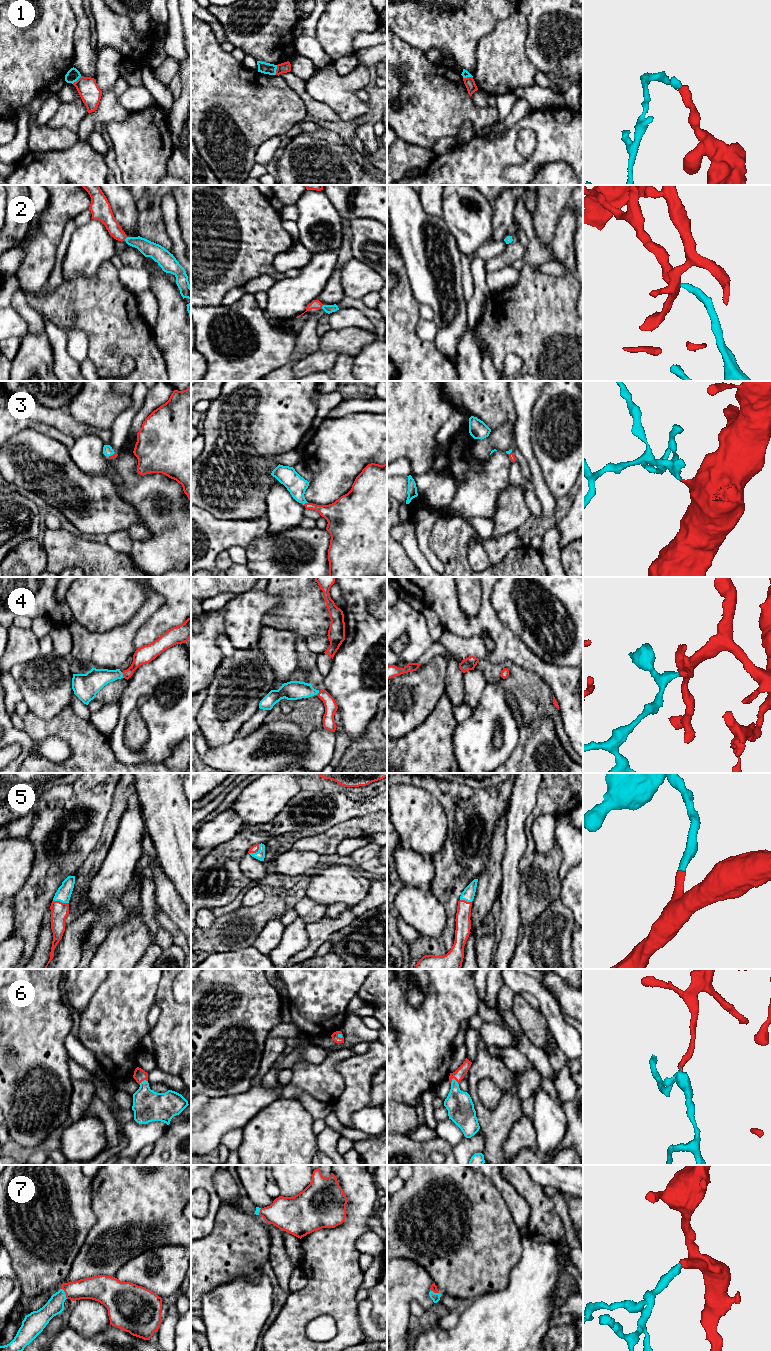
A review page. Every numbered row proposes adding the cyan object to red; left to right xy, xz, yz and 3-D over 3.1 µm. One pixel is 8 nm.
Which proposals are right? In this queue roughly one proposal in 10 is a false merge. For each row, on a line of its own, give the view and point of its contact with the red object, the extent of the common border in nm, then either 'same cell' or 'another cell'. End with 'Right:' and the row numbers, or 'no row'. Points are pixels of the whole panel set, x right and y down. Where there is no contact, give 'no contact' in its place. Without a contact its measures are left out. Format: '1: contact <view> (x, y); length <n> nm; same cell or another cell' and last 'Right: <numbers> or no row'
1: contact xz (276, 70); length 80 nm; another cell
2: contact xy (125, 238); length 40 nm; same cell
3: contact xz (305, 503); length 40 nm; same cell
4: contact xy (123, 675); length 50 nm; same cell
5: contact xz (256, 851); length 120 nm; same cell
6: contact yz (456, 1080); length 80 nm; same cell
7: contact xy (65, 1293); length 100 nm; same cell
Right: 2, 3, 4, 5, 6, 7

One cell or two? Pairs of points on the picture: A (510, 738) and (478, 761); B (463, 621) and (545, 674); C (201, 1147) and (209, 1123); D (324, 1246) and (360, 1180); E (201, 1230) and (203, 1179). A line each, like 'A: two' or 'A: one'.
A: one
B: one
C: one
D: one
E: one

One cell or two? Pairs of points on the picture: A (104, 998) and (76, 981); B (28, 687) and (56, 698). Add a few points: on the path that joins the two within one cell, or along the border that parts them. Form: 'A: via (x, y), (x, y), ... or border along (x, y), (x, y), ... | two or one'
A: border along (105, 979), (81, 1012) | two
B: via (35, 687), (45, 687), (49, 691) | one

